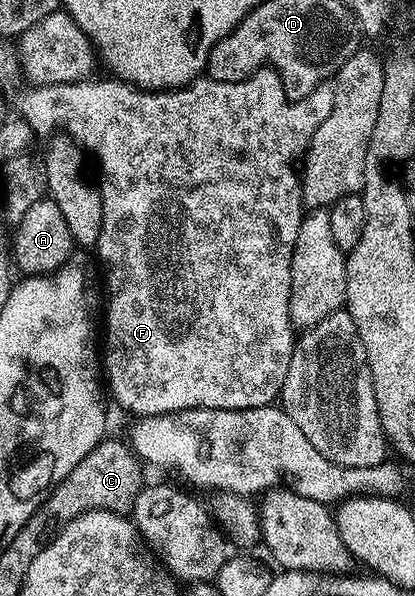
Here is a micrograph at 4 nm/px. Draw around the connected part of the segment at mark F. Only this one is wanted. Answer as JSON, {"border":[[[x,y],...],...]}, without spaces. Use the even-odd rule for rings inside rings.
{"border":[[[267,67],[260,70],[252,77],[246,78],[238,83],[222,83],[211,79],[197,79],[183,89],[162,89],[153,91],[150,89],[138,89],[127,81],[76,81],[73,85],[38,85],[28,87],[28,90],[20,97],[19,116],[33,127],[39,125],[68,125],[67,136],[71,137],[75,144],[79,145],[85,154],[92,153],[96,165],[100,168],[100,202],[102,203],[102,231],[98,235],[94,246],[94,252],[100,256],[100,265],[104,268],[104,285],[108,288],[108,310],[104,313],[104,345],[102,341],[102,373],[106,378],[106,389],[112,397],[124,409],[136,413],[140,417],[158,417],[162,413],[178,413],[182,409],[253,409],[263,405],[271,405],[280,396],[280,389],[284,386],[288,364],[292,358],[292,346],[294,344],[294,326],[288,315],[288,304],[290,303],[290,279],[292,278],[292,256],[294,255],[294,243],[298,239],[298,227],[302,216],[302,162],[308,151],[308,145],[312,137],[322,127],[326,115],[334,107],[335,88],[327,84],[319,85],[306,99],[301,101],[290,101],[284,94],[284,85],[274,69]]]}

